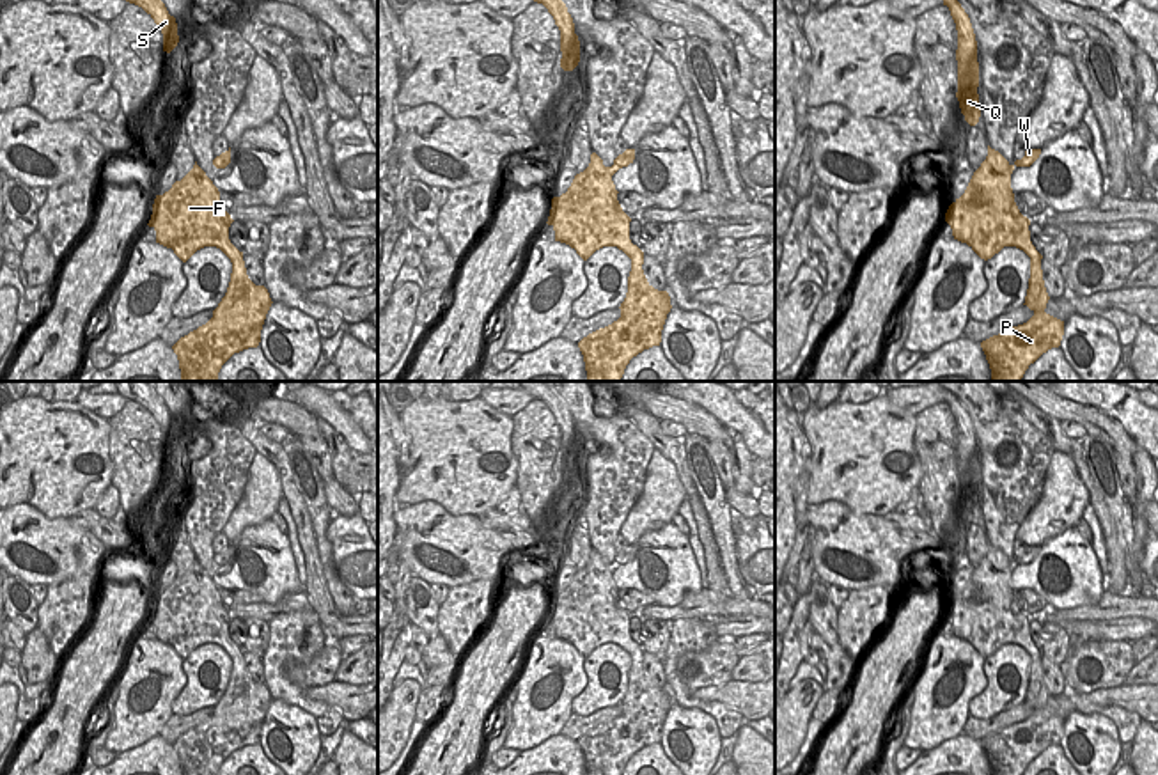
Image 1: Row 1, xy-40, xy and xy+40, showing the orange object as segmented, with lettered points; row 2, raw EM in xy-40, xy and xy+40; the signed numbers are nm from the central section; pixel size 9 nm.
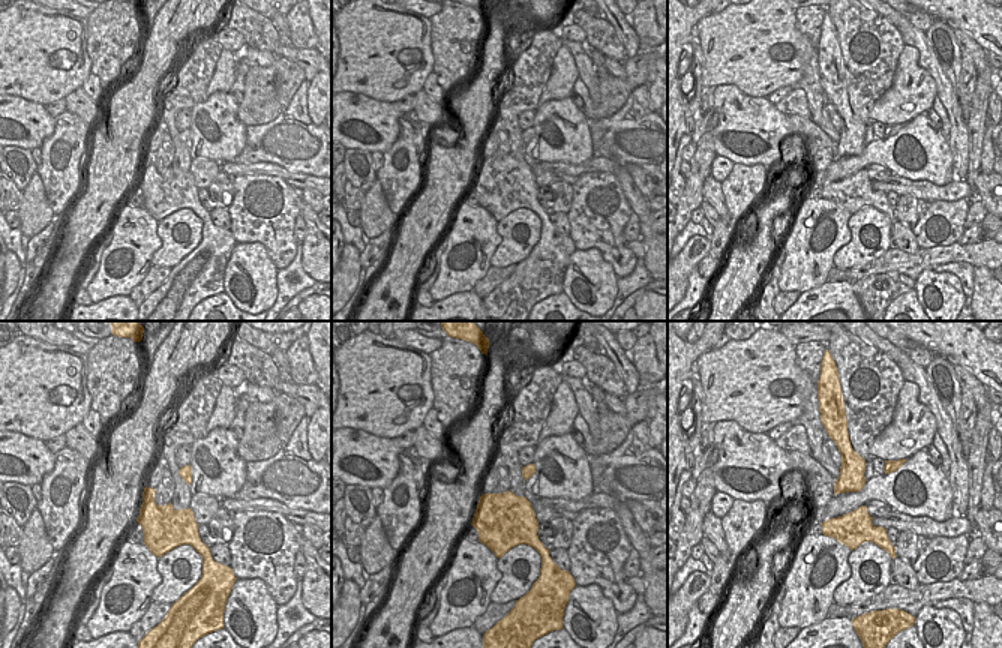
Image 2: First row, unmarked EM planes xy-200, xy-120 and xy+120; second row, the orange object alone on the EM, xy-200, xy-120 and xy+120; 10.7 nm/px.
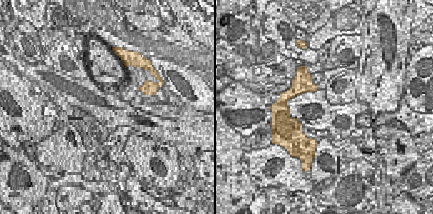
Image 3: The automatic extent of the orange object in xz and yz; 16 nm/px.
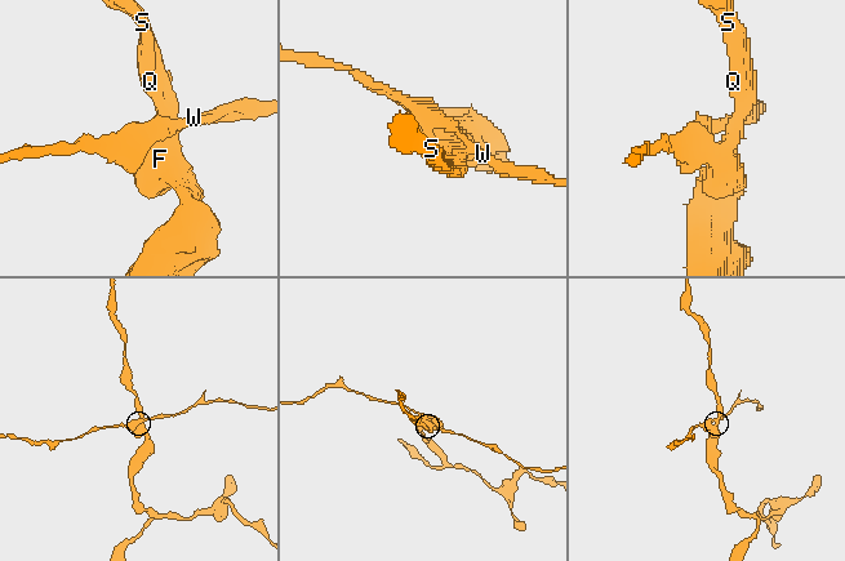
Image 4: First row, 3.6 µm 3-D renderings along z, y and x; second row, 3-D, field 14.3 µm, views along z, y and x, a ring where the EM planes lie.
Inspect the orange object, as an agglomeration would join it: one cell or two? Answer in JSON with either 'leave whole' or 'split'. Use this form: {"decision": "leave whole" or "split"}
{"decision": "split"}

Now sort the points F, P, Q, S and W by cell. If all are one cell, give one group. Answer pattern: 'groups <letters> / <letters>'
groups F P Q S / W

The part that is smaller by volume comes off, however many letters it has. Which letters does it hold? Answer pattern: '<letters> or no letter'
W

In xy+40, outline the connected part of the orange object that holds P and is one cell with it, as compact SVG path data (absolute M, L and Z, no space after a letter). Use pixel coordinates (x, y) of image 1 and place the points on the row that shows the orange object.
M988 145L986 160L974 172L965 193L945 213L954 239L966 243L981 259L991 259L1004 247L1016 247L1030 257L1023 305L1034 316L981 342L991 381L1021 381L1029 365L1048 349L1059 348L1064 335L1064 321L1045 312L1050 296L1043 280L1043 255L1030 241L1030 220L1014 202L1013 170L1014 165Z

